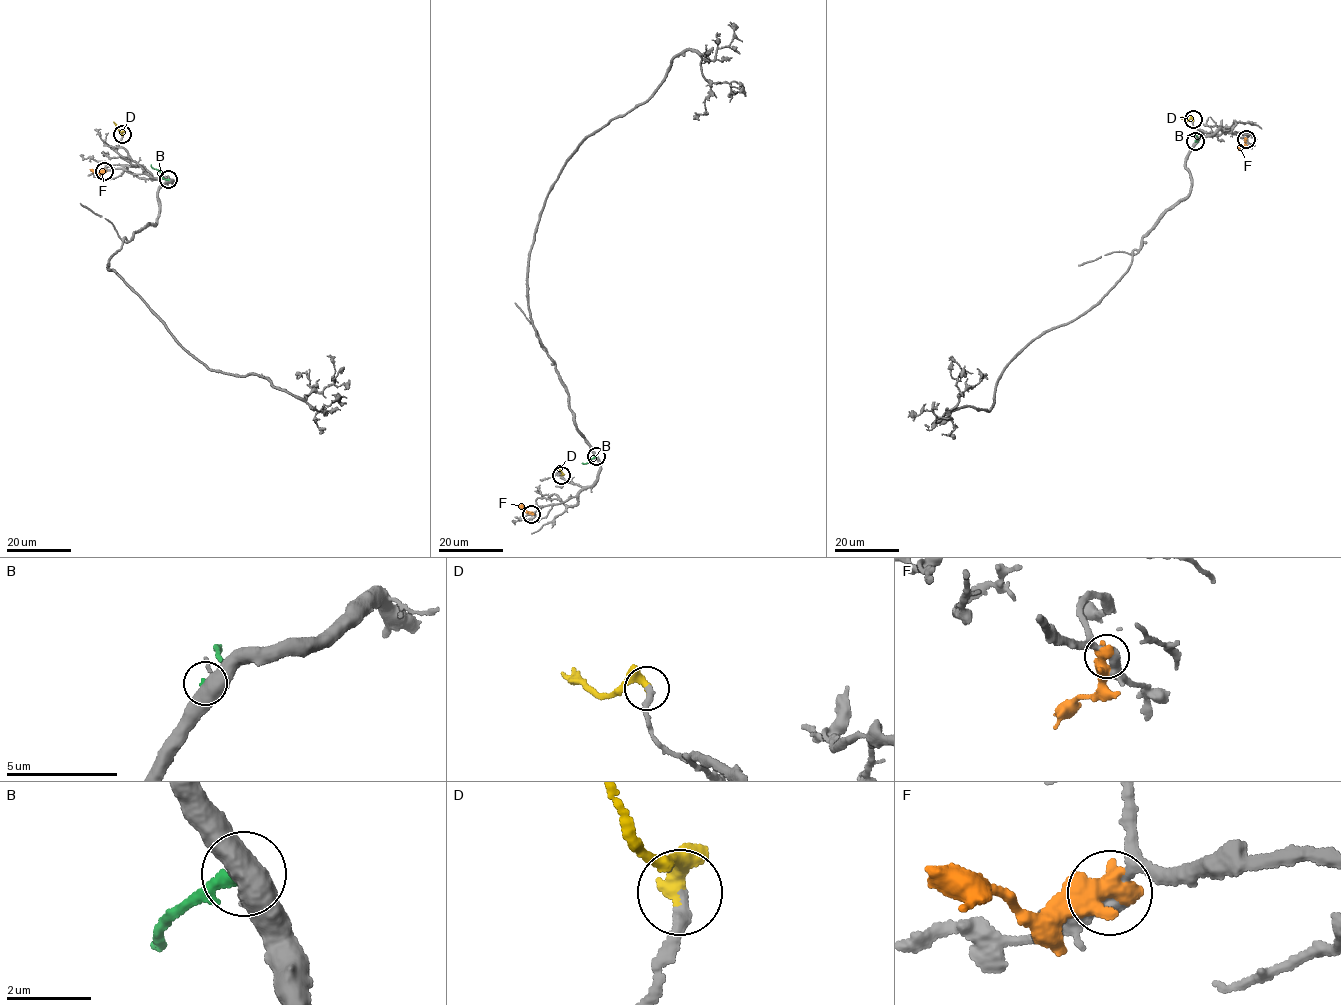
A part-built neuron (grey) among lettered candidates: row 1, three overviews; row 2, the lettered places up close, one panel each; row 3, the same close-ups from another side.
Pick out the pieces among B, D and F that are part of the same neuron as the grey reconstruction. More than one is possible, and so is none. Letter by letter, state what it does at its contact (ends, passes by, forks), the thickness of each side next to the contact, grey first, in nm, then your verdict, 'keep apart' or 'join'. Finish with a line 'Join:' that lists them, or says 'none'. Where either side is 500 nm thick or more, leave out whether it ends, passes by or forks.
B: it ends | 420/280 nm | keep apart
D: it ends | 300/440 nm | join
F: 420/700 nm | keep apart
Join: D

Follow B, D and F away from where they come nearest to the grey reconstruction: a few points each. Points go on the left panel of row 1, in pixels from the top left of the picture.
B: (169, 179), (150, 165)
D: (122, 134), (113, 121)
F: (104, 171), (89, 169)

